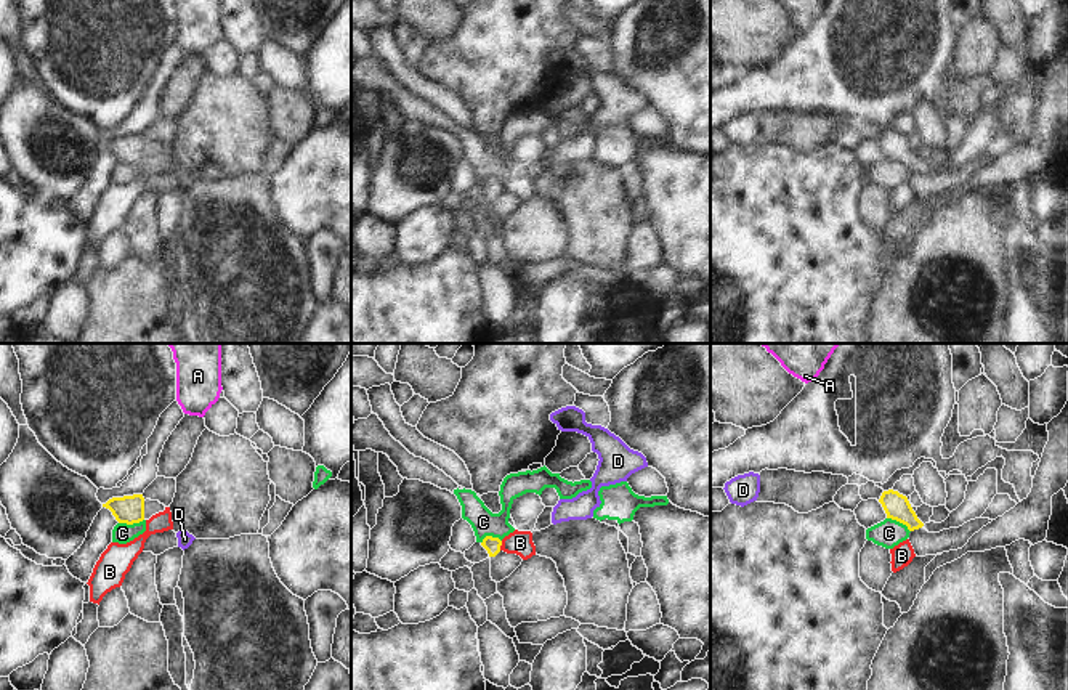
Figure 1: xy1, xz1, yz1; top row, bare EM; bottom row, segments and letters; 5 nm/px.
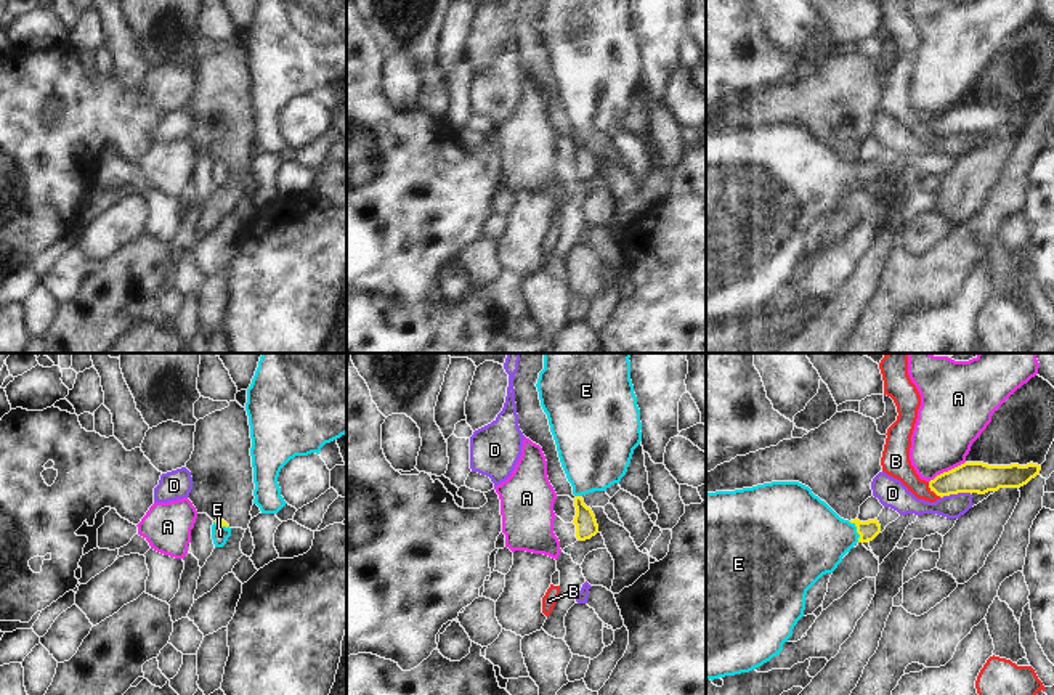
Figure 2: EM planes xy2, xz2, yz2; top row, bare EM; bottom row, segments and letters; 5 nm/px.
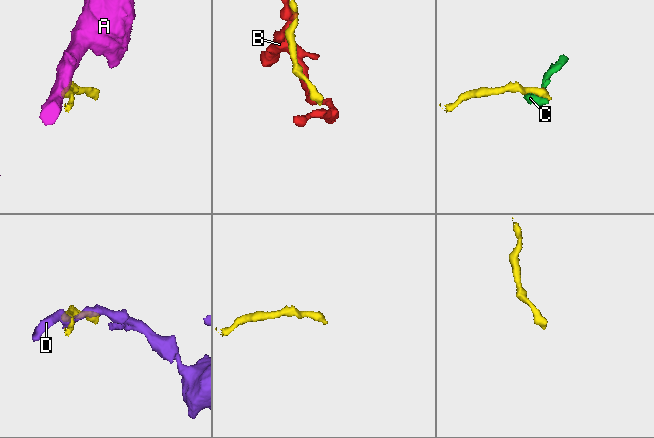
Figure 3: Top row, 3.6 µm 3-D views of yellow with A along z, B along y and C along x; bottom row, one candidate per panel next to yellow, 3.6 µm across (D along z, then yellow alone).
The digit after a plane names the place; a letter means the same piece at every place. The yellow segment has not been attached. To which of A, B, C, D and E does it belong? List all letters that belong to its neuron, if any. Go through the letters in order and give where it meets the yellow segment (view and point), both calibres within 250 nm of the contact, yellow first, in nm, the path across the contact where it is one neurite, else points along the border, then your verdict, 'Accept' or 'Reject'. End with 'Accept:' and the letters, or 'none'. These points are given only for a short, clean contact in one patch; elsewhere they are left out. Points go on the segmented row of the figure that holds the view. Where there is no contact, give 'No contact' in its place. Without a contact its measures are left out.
A: Touches yellow at yz2 (948, 471). Thickness 160 nm (yellow) against 320 nm. Boundary: yz2 (964, 461), (937, 474), (929, 482). Reject
B: Touches yellow at yz2 (932, 490). Thickness 160 nm (yellow) against 140 nm. Reject
C: Touches yellow at xy1 (130, 523). Thickness 140 nm (yellow) against 110 nm. Boundary: xy1 (143, 519), (133, 523), (119, 523). Reject
D: Touches yellow at yz2 (955, 493). Thickness 160 nm (yellow) against 120 nm. Reject
E: Touches yellow at yz2 (857, 532). Thickness 100 nm (yellow) against 380 nm. Path across: yz2 (868, 530), (857, 532), (809, 540). Accept
Accept: E

